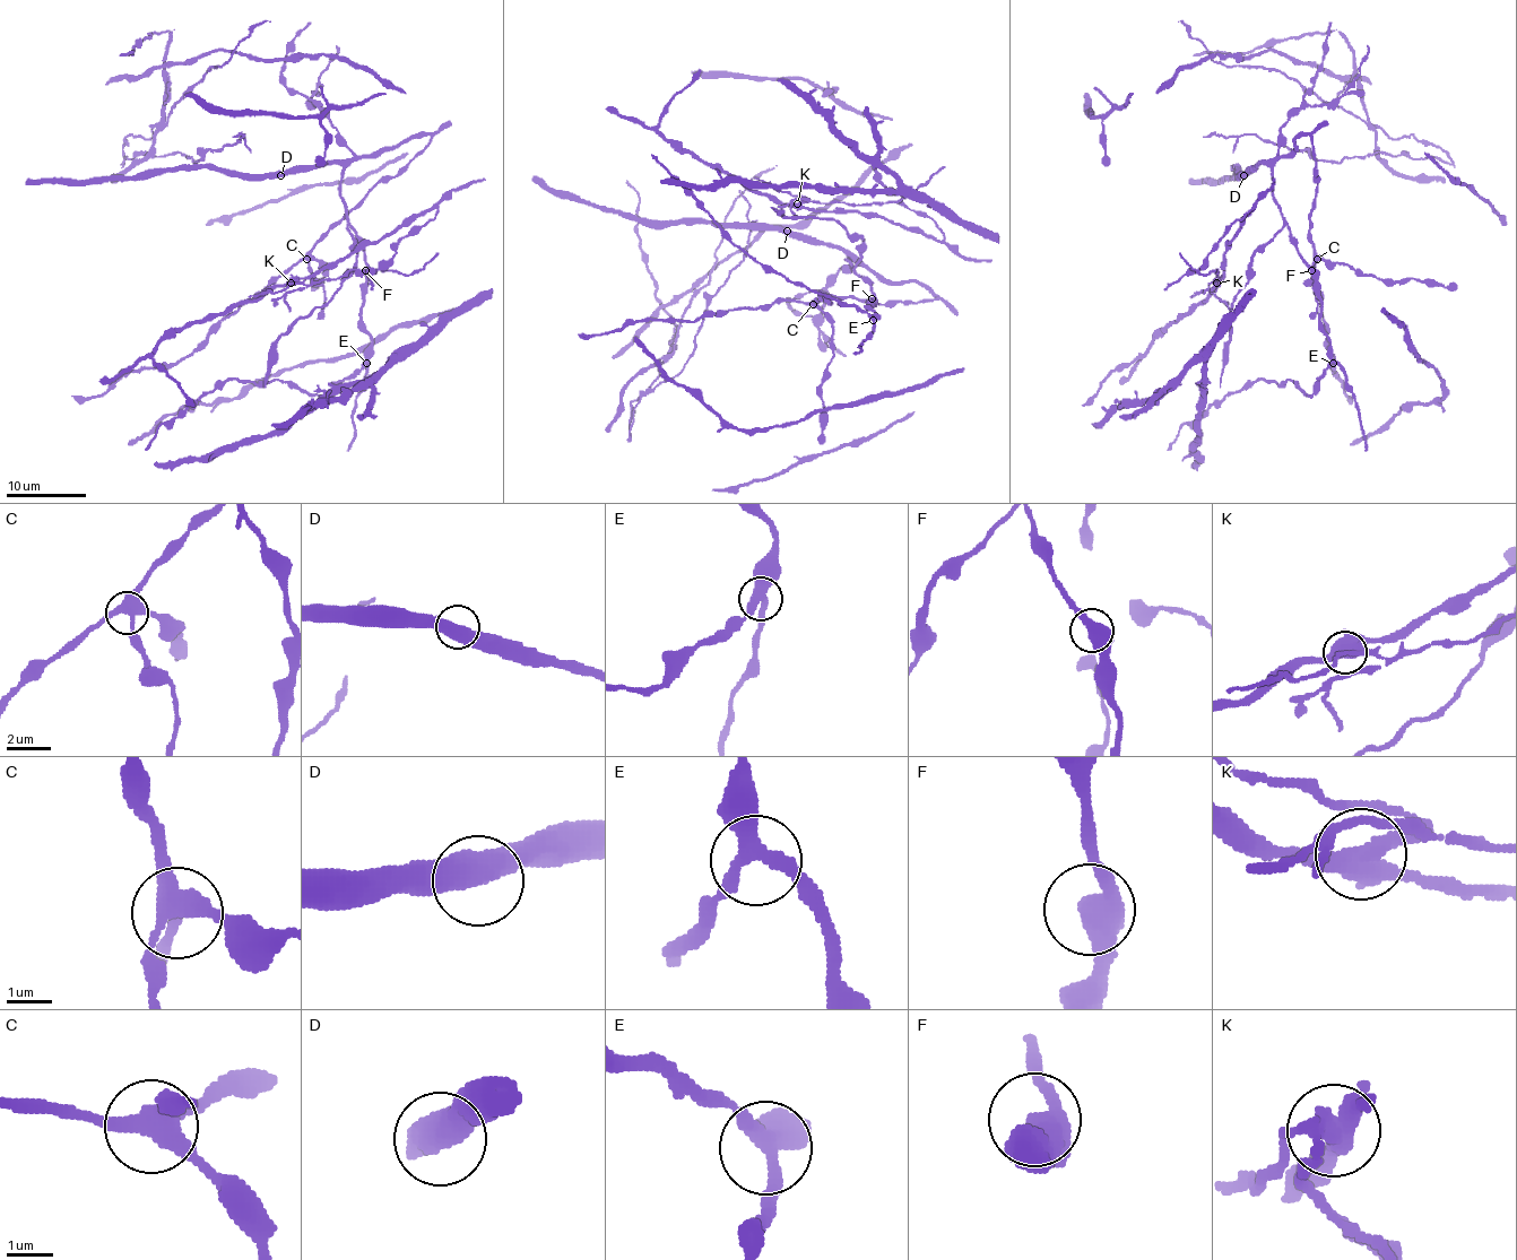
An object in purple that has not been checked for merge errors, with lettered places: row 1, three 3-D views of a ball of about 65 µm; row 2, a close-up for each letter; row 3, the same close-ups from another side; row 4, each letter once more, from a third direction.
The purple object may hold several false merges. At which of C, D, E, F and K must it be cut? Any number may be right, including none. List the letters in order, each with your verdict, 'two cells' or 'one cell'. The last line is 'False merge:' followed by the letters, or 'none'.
C: one cell
D: one cell
E: one cell
F: one cell
K: two cells
False merge: K

